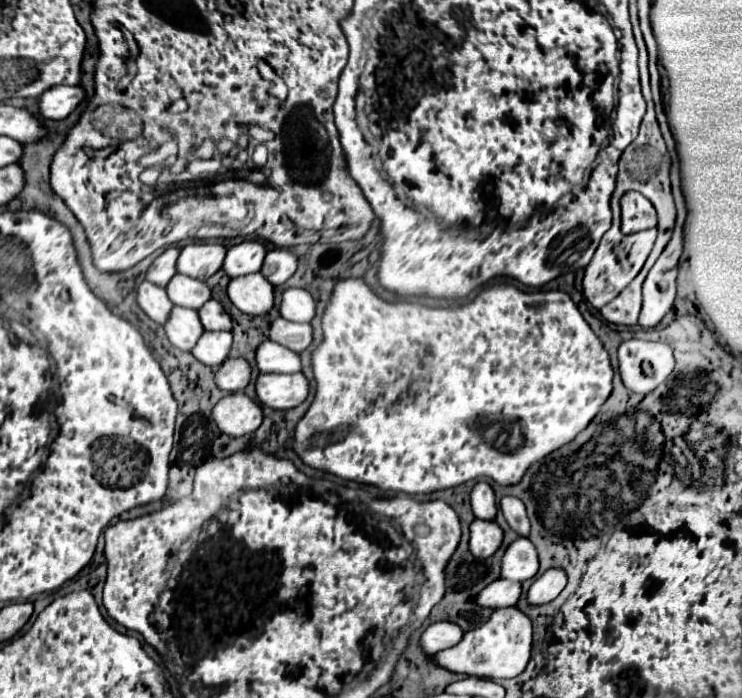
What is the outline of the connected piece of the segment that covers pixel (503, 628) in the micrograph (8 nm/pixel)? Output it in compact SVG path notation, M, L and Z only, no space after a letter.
M513 606L513 608L505 608L505 610L503 608L495 610L483 626L465 632L457 646L451 646L451 648L441 650L439 654L431 654L427 658L429 658L429 662L439 664L441 668L451 670L455 674L501 680L501 678L519 676L525 670L525 666L529 664L531 650L533 650L531 620Z

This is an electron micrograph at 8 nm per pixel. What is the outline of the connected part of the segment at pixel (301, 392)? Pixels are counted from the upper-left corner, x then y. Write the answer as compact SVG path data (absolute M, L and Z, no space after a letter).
M259 374L255 392L261 404L275 410L289 410L299 406L309 394L307 378L297 374Z

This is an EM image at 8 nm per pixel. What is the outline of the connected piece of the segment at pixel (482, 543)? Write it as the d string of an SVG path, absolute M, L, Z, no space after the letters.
M475 520L471 524L471 540L469 540L469 550L475 554L477 560L487 560L491 558L503 540L503 532L497 526L497 522L485 522L485 520Z

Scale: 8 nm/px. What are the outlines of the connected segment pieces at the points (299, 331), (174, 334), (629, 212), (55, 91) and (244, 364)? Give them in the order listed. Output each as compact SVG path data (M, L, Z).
M277 318L269 326L269 338L277 344L283 344L283 346L295 350L295 352L301 352L313 340L311 324L297 324L297 322Z
M179 306L171 310L167 322L163 324L163 330L169 342L179 350L191 350L199 340L199 334L205 332L205 328L199 322L197 310L179 308Z
M627 192L621 198L621 230L633 234L657 226L653 204L639 192Z
M51 86L37 98L39 116L43 120L63 120L85 98L79 86Z
M227 358L215 374L215 384L223 392L237 392L237 390L243 390L247 386L249 376L251 376L251 366L247 360Z

